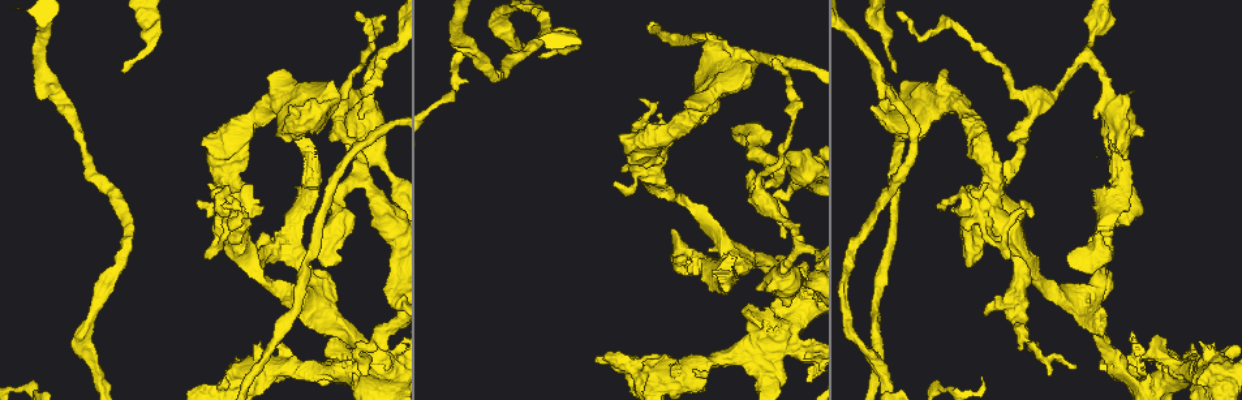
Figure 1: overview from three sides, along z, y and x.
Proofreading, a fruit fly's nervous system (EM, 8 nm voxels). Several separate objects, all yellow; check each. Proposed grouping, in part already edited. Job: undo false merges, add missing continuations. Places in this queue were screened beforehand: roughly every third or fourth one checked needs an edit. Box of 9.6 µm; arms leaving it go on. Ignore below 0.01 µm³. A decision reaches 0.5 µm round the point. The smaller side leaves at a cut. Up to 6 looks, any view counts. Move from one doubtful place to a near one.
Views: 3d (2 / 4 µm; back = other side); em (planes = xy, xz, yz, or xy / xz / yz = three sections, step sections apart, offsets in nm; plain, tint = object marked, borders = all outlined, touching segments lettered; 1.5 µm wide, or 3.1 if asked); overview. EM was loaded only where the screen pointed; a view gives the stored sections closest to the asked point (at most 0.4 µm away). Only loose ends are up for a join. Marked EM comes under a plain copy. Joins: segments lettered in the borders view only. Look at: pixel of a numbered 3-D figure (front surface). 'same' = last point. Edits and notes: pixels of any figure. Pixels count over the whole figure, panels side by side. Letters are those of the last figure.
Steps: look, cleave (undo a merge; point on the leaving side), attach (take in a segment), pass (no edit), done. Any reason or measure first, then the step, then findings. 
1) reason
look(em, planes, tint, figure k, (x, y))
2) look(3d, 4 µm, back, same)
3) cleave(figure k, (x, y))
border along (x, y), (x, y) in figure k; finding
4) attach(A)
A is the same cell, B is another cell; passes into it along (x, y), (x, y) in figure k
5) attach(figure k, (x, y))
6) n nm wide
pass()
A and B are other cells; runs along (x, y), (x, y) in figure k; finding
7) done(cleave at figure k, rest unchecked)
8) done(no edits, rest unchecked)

long arm stops here
look(em, planes, borders, figure 1, (783, 239))

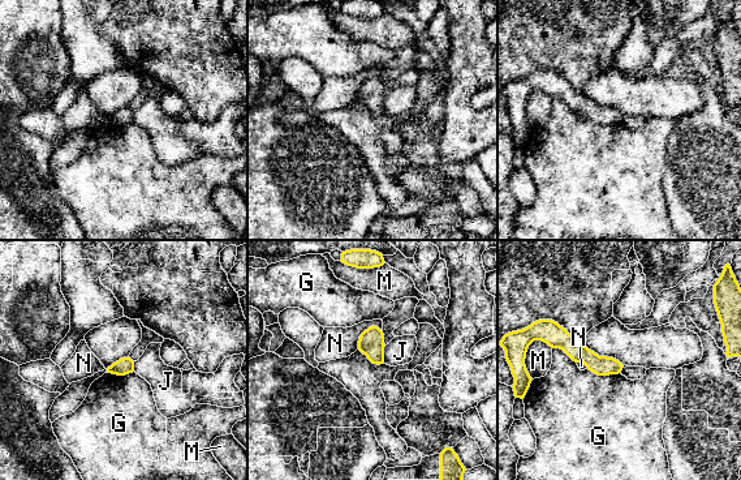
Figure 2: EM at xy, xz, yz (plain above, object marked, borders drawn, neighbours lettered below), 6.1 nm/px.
100 nm wide
pass()
G, J, M and N are other cells; border along (587, 368), (598, 374), (620, 373) in figure 2; no lettered segment goes on from it

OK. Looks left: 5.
thick end
look(em, planes, borders, figure 1, (745, 271))

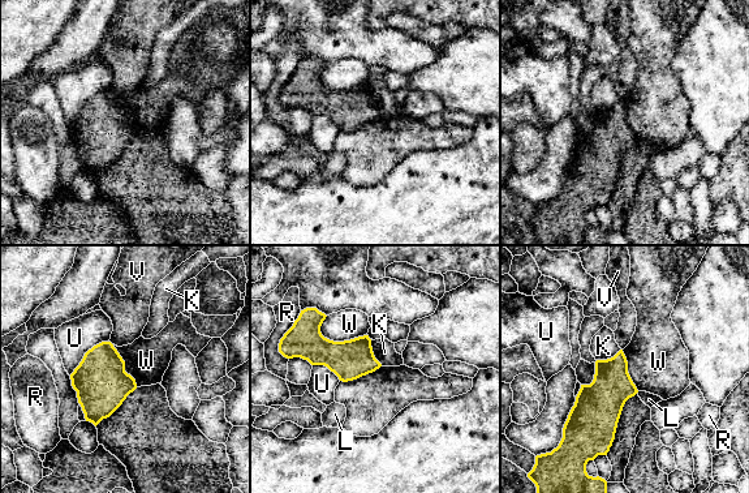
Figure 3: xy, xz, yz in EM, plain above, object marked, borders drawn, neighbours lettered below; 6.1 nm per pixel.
pass()
K, L, R, U, V and W are other cells; no lettered segment goes on from it

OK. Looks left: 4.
thick turns thin
look(em, xz, step 8, tint, figure 1, (882, 27))

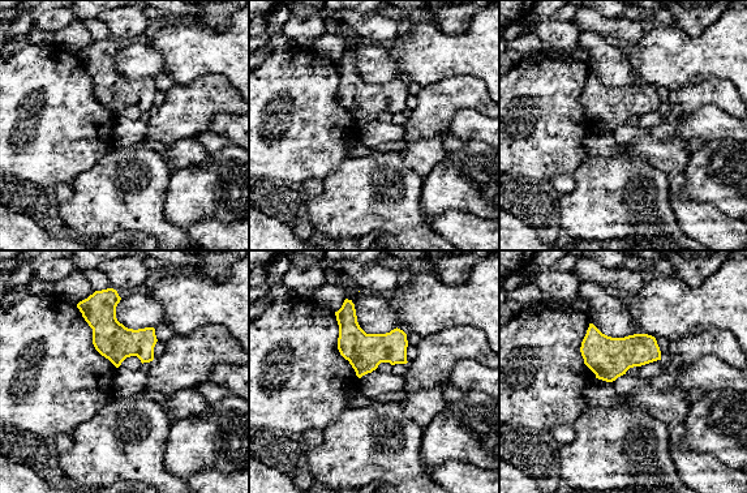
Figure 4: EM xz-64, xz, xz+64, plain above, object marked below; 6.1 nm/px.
look(em, planes, borders, same)

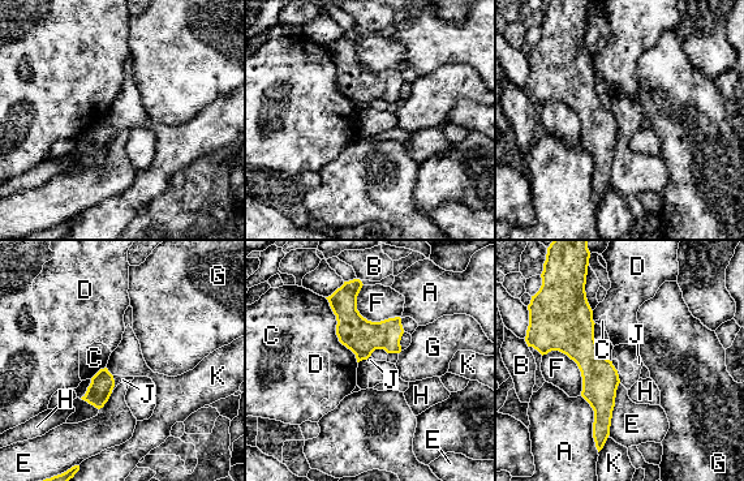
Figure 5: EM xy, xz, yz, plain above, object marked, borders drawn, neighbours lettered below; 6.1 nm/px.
pass()
A, B, C, D, E, F, G, H, J and K are other cells; runs along (581, 287), (601, 442) in figure 5; continuous, no second cell

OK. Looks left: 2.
done(no edits, rest unchecked)

